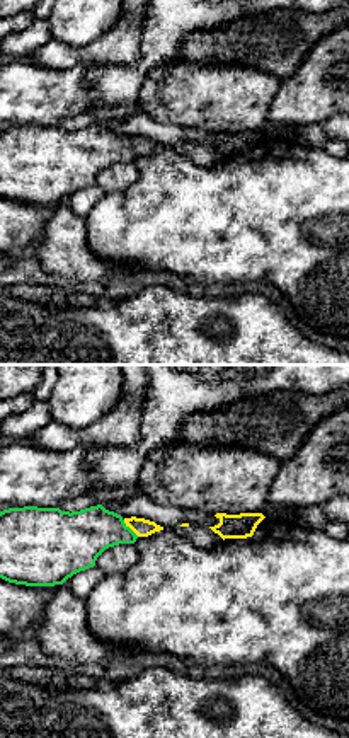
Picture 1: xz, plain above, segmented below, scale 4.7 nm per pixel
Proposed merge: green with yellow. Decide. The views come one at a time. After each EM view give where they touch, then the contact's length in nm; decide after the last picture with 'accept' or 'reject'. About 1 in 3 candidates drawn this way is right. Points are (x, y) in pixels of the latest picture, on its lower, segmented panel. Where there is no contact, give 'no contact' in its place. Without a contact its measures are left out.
(130, 529) | 110 nm

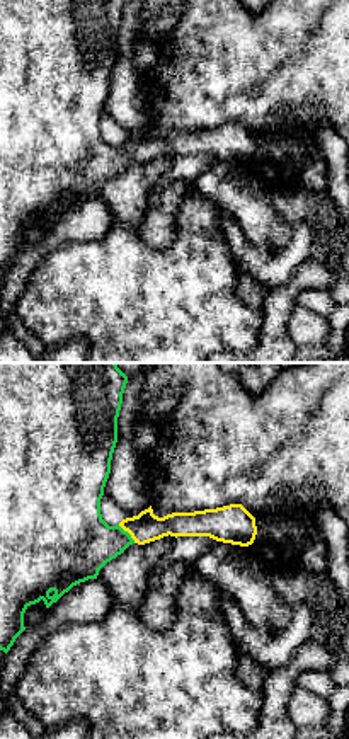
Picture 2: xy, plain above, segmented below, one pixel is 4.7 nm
(128, 533) | 120 nm

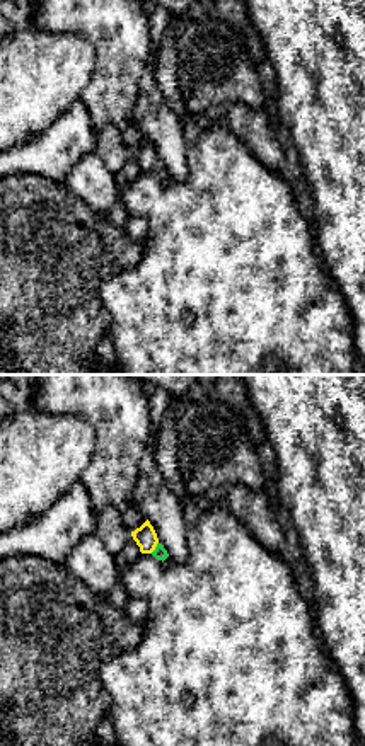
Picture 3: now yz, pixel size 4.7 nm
(156, 547) | 70 nm

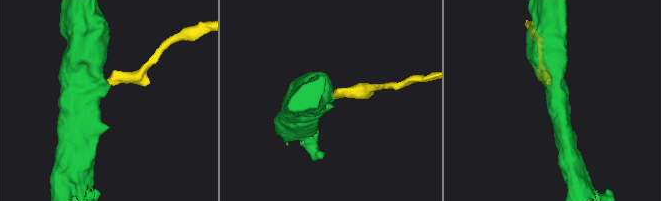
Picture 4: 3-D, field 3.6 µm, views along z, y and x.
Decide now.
accept

